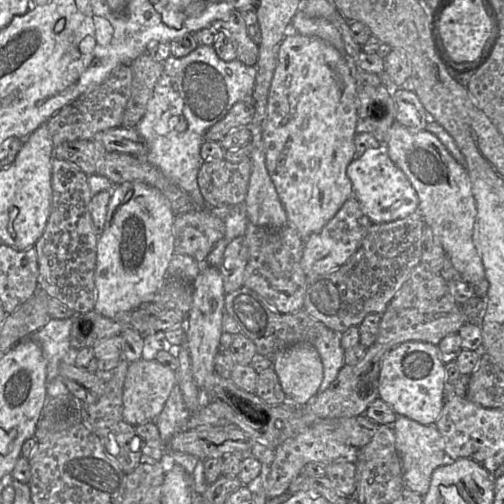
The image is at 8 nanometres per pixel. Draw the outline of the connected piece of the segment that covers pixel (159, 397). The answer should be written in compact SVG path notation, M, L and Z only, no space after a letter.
M139 359L129 363L123 387L122 420L132 426L153 422L161 413L169 394L176 384L175 372L155 359Z

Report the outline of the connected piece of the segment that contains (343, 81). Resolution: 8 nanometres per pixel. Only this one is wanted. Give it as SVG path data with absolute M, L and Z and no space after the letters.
M295 32L287 33L280 45L277 66L271 80L266 116L262 127L262 140L264 144L266 168L285 209L288 225L293 226L304 240L311 234L320 232L327 222L335 216L344 202L354 196L353 186L350 179L347 177L346 171L348 165L356 157L354 138L357 134L357 87L355 74L353 74L351 65L333 45L318 37L305 36Z

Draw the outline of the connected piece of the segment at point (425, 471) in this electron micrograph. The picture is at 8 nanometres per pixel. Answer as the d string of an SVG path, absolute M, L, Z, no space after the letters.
M397 416L392 427L395 448L401 461L404 486L424 496L429 490L433 471L443 465L445 452L441 436L433 425L422 425L404 416Z

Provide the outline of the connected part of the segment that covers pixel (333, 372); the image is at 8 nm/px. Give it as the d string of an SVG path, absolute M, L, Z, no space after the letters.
M330 329L323 330L312 345L320 355L323 365L323 381L319 393L325 391L337 378L344 364L344 353L341 346L341 334Z

